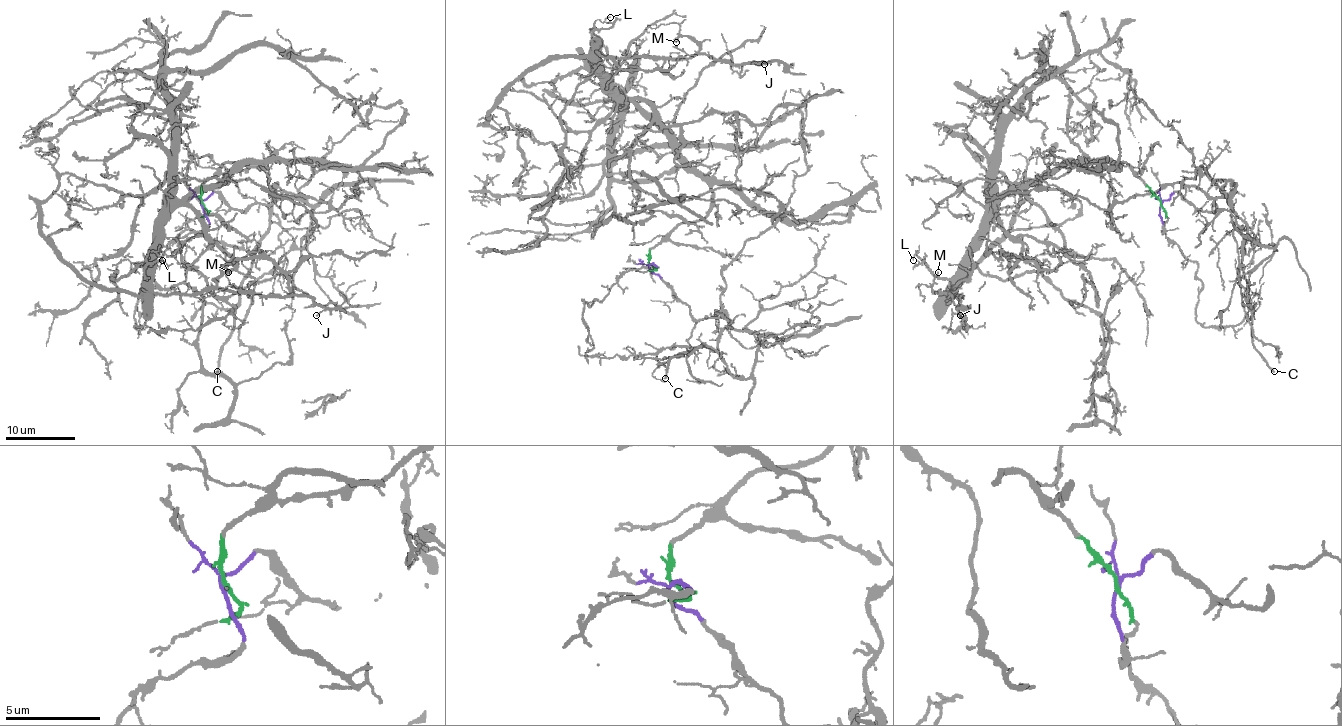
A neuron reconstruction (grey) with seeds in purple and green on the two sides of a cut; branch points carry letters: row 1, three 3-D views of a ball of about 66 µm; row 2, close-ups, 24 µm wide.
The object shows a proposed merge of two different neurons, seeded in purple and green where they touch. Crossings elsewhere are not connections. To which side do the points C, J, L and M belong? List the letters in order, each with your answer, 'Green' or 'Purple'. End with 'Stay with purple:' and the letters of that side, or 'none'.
C: Purple
J: Green
L: Green
M: Green
Stay with purple: C

